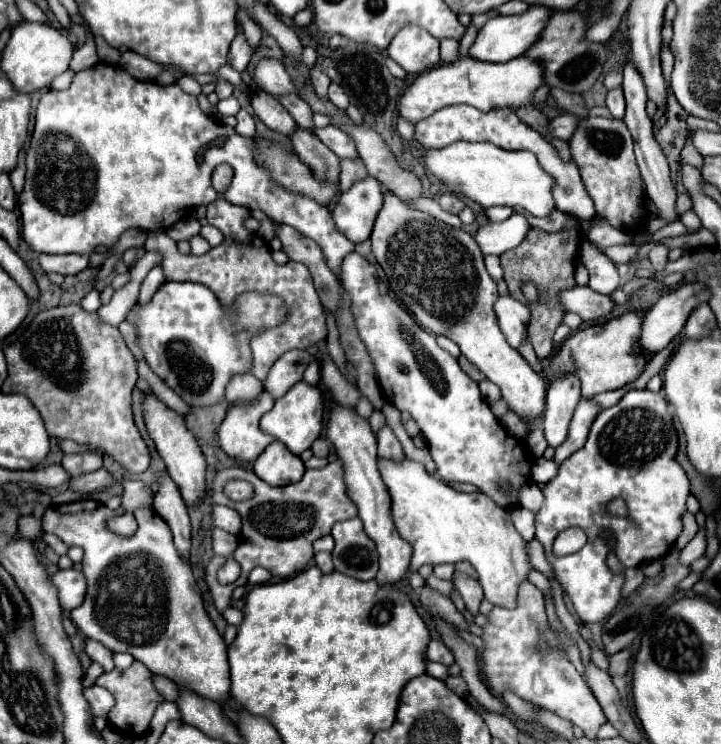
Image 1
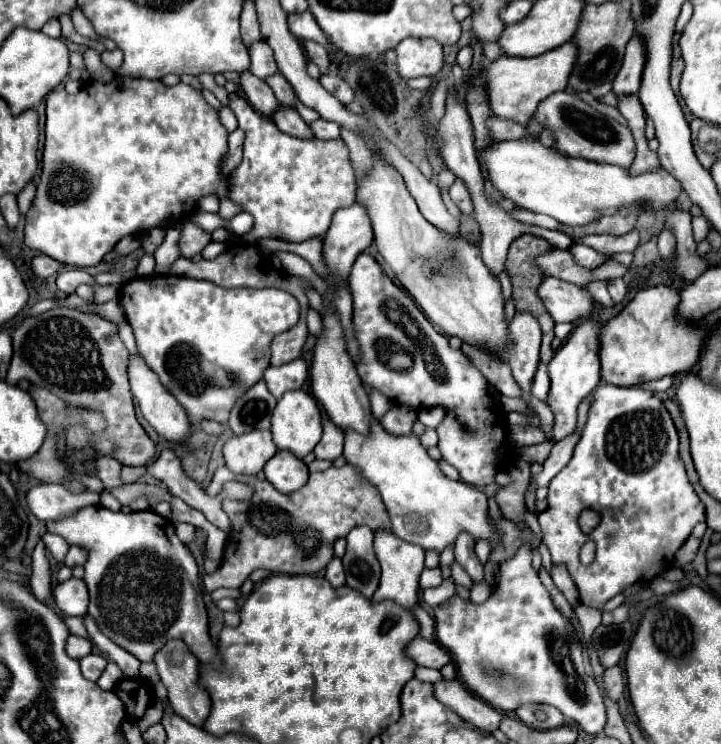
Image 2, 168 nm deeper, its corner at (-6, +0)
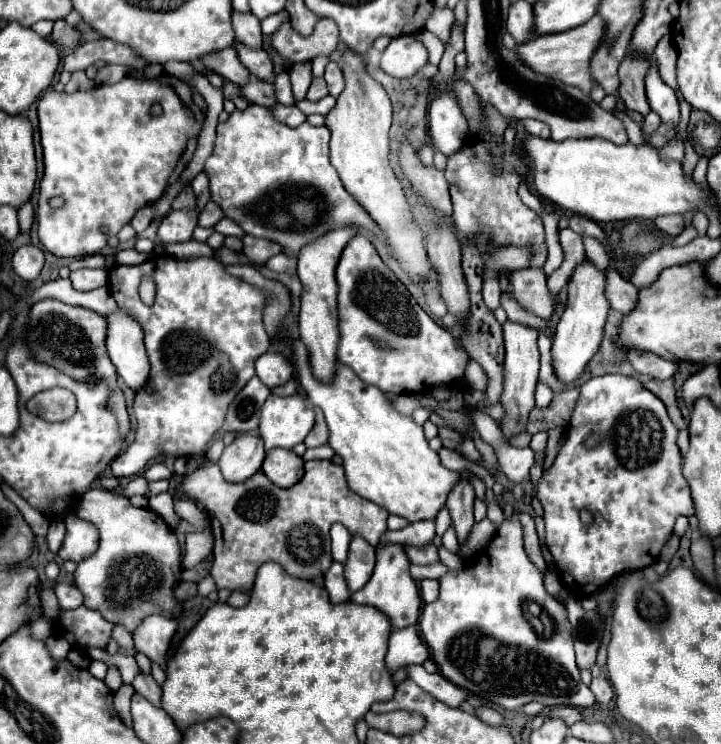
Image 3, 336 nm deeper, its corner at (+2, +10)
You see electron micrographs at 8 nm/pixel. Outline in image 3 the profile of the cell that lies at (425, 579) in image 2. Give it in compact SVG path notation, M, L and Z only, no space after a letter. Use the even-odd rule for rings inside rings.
M426 545L426 547L406 547L408 559L414 565L432 565L438 563L438 549L434 545Z

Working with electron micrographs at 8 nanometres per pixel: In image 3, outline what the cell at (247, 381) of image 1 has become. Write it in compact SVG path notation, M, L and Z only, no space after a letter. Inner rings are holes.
M252 377L236 395L236 399L230 403L222 431L244 433L244 431L258 429L260 409L268 395L270 395L270 389L258 377Z

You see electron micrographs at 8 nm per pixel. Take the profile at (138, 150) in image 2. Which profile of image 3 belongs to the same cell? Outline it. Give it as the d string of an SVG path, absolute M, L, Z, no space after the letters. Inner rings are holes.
M124 77L122 81L114 83L114 85L94 85L92 89L86 91L76 91L76 93L58 93L54 89L46 89L40 99L38 99L38 119L40 119L40 137L42 137L42 149L44 149L44 175L40 179L40 187L38 187L38 209L36 209L36 221L38 221L38 239L40 243L56 257L84 257L84 255L94 255L100 253L106 247L106 239L112 235L118 235L118 231L130 223L130 219L134 217L134 213L154 201L158 201L168 185L168 179L172 177L180 157L186 151L186 145L190 139L196 139L202 131L206 111L200 109L188 109L184 105L184 101L176 95L176 91L156 79L146 81L146 79L136 79L136 77ZM154 107L160 107L160 113L154 113ZM60 197L64 201L62 207L52 207L50 199Z

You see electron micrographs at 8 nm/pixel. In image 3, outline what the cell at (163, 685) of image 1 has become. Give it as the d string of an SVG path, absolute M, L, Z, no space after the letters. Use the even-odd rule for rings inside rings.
M114 627L114 631L112 631L112 639L118 643L118 647L128 649L128 651L134 653L134 641L132 641L132 635L130 635L124 627Z

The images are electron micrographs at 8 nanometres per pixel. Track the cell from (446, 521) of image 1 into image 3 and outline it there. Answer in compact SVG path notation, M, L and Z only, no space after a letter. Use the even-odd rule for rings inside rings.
M294 341L298 381L304 387L308 399L320 407L326 415L330 429L328 445L342 457L348 487L384 507L390 515L404 517L408 523L432 521L446 505L446 493L460 481L460 473L442 467L438 453L430 449L424 431L412 421L412 417L400 417L388 409L388 397L360 381L346 365L336 367L336 377L330 385L324 385L312 377L306 349L300 341Z

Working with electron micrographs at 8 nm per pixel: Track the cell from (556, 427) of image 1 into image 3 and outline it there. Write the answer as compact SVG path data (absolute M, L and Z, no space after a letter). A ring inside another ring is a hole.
M588 259L582 261L572 273L570 287L568 287L568 303L558 321L552 349L550 349L554 375L564 385L574 385L574 381L580 379L588 361L596 355L596 351L600 347L606 313L610 309L608 299L604 297L604 277L606 277L606 273L596 269L592 265L592 261L588 261Z

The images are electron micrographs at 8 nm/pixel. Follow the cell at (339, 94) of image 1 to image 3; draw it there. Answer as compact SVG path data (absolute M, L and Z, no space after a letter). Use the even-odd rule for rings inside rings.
M330 61L330 63L326 65L324 79L326 79L326 83L328 83L328 91L330 91L330 95L338 97L340 91L344 89L344 77L342 77L342 69L340 69L340 65L334 63L334 61Z

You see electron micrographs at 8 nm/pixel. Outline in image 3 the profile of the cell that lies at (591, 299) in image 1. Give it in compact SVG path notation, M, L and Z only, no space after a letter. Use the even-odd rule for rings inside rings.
M520 269L510 273L510 295L528 311L548 319L554 313L558 297L546 285L544 269Z

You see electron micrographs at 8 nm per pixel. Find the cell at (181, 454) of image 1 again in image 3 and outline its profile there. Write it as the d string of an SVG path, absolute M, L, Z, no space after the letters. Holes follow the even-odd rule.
M124 309L108 315L106 349L118 375L134 391L148 391L150 385L150 363L142 343L142 329L136 321L130 321Z

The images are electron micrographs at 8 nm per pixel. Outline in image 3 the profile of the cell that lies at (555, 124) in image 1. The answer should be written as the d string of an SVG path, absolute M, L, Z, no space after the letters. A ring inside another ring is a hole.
M524 119L522 125L524 125L524 129L526 129L530 135L536 135L536 137L542 137L542 139L548 139L548 137L550 137L550 129L548 129L544 123L540 123L540 121Z

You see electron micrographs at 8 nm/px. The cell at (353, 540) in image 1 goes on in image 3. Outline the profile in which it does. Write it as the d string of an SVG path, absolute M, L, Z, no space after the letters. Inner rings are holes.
M352 537L350 549L348 549L348 559L344 563L344 577L348 583L348 589L354 593L362 589L374 569L374 547L368 545L366 539L362 537Z

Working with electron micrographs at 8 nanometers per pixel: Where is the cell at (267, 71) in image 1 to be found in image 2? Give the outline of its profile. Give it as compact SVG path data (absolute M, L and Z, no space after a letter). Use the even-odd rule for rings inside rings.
M260 41L260 43L252 43L252 47L248 47L248 55L250 55L250 71L260 77L266 79L268 75L278 73L272 49L268 47L268 43Z

